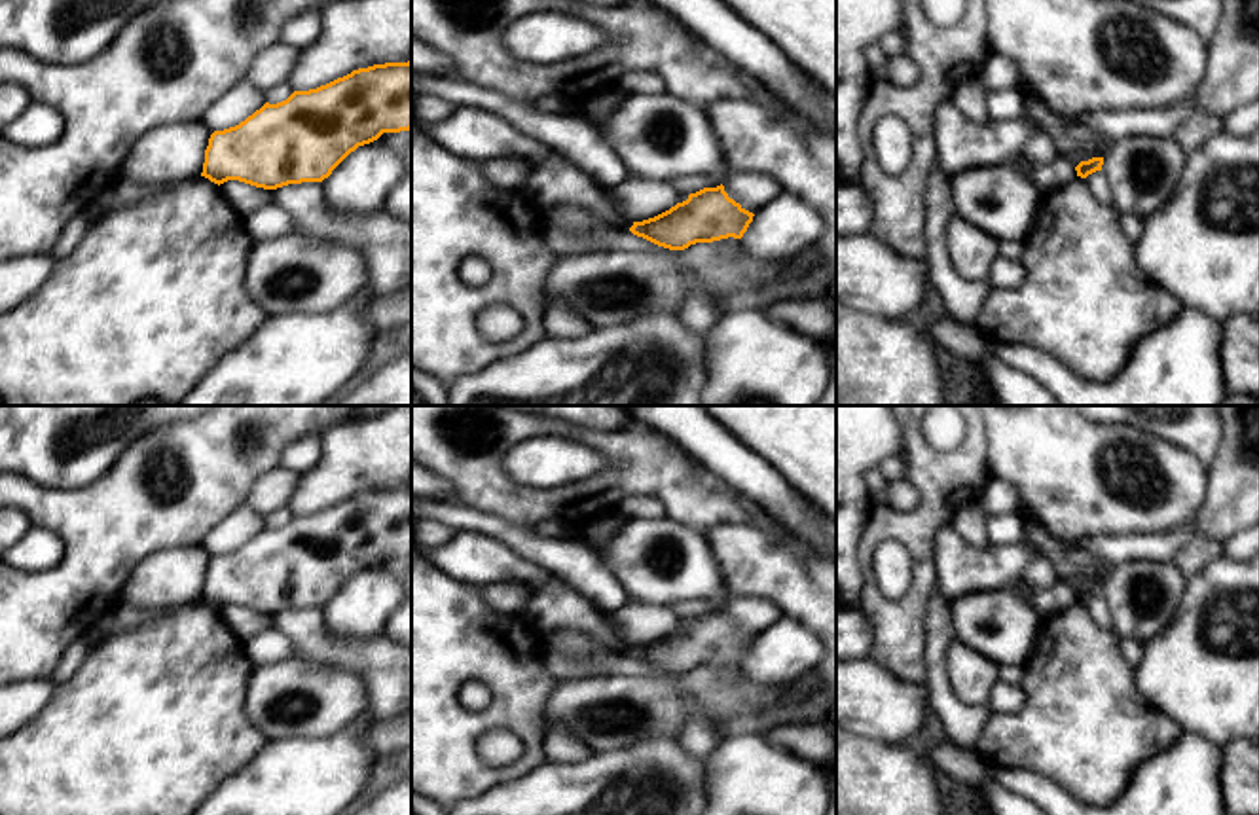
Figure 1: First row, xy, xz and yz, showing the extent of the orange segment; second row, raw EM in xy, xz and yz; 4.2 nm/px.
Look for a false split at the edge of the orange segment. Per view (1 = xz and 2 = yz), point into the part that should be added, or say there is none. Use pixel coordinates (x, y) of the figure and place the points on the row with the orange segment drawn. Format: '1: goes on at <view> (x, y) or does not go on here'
1: does not go on here
2: does not go on here

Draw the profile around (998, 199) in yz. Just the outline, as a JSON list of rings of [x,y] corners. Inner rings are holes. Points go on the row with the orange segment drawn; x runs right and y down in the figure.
[[[1013,163],[967,169],[950,180],[950,190],[956,216],[999,243],[1026,241],[1043,197]]]

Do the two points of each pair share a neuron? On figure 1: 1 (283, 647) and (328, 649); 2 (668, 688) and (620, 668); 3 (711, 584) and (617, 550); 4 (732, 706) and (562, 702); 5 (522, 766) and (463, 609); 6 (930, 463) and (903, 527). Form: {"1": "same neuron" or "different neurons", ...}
{"1": "different neurons", "2": "different neurons", "3": "same neuron", "4": "same neuron", "5": "same neuron", "6": "same neuron"}

